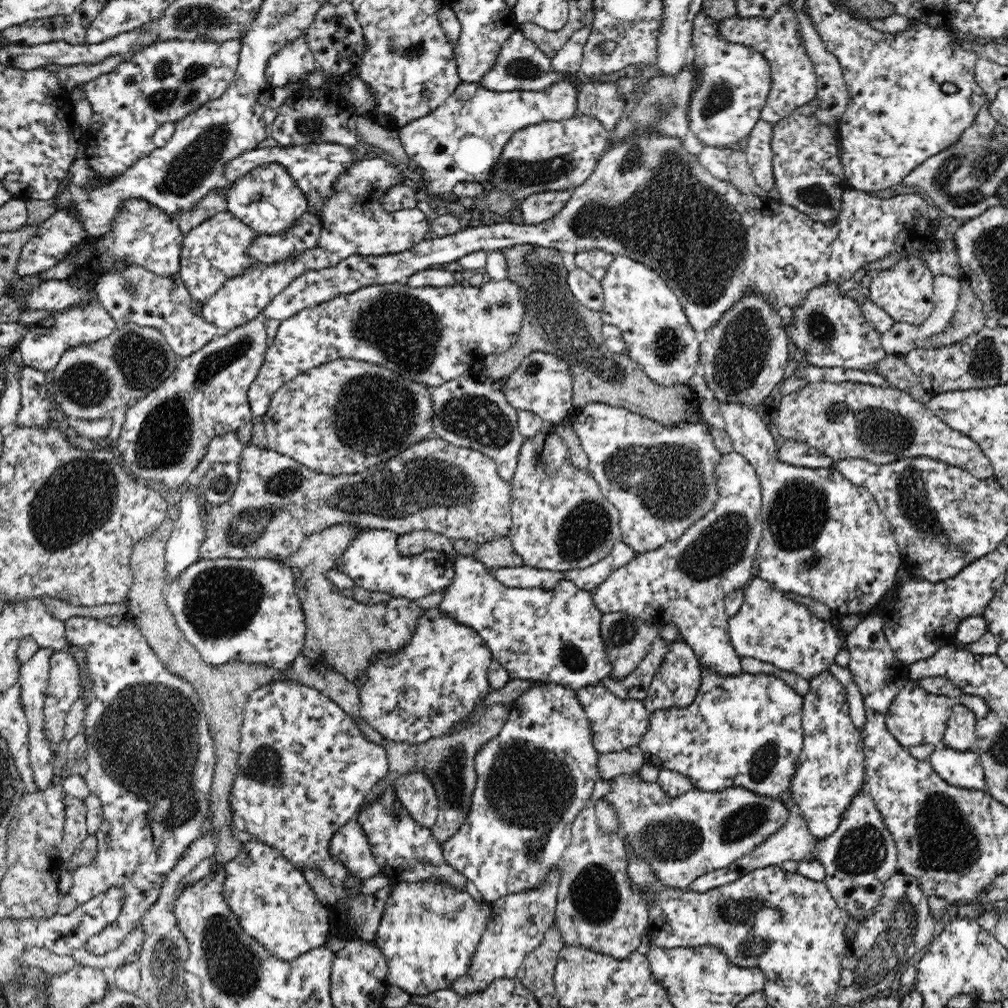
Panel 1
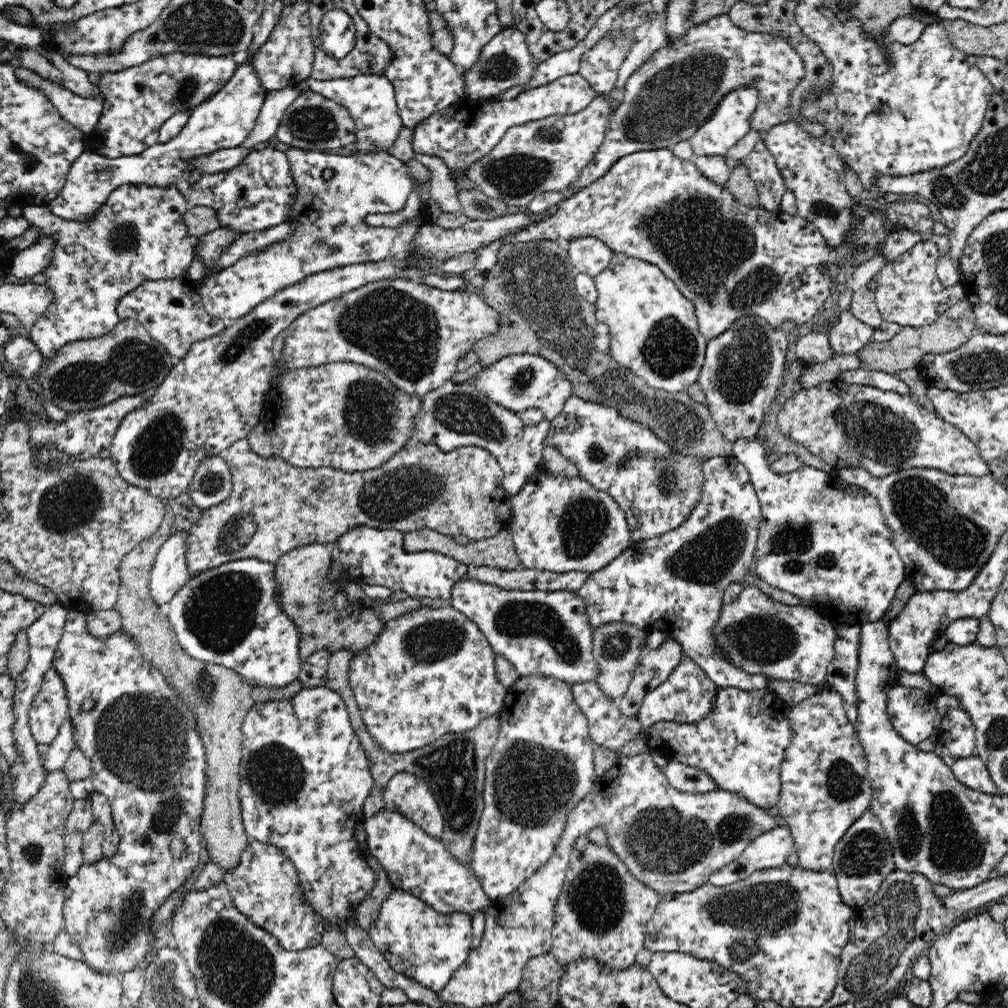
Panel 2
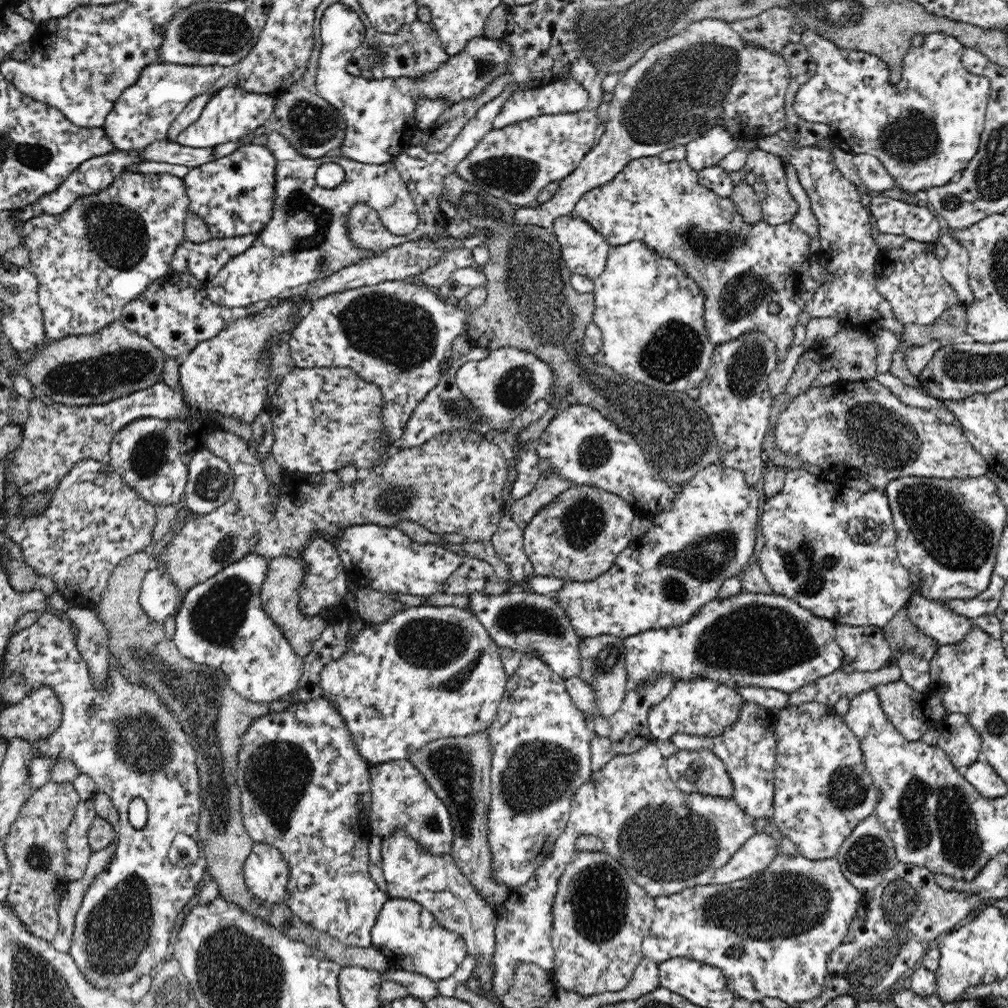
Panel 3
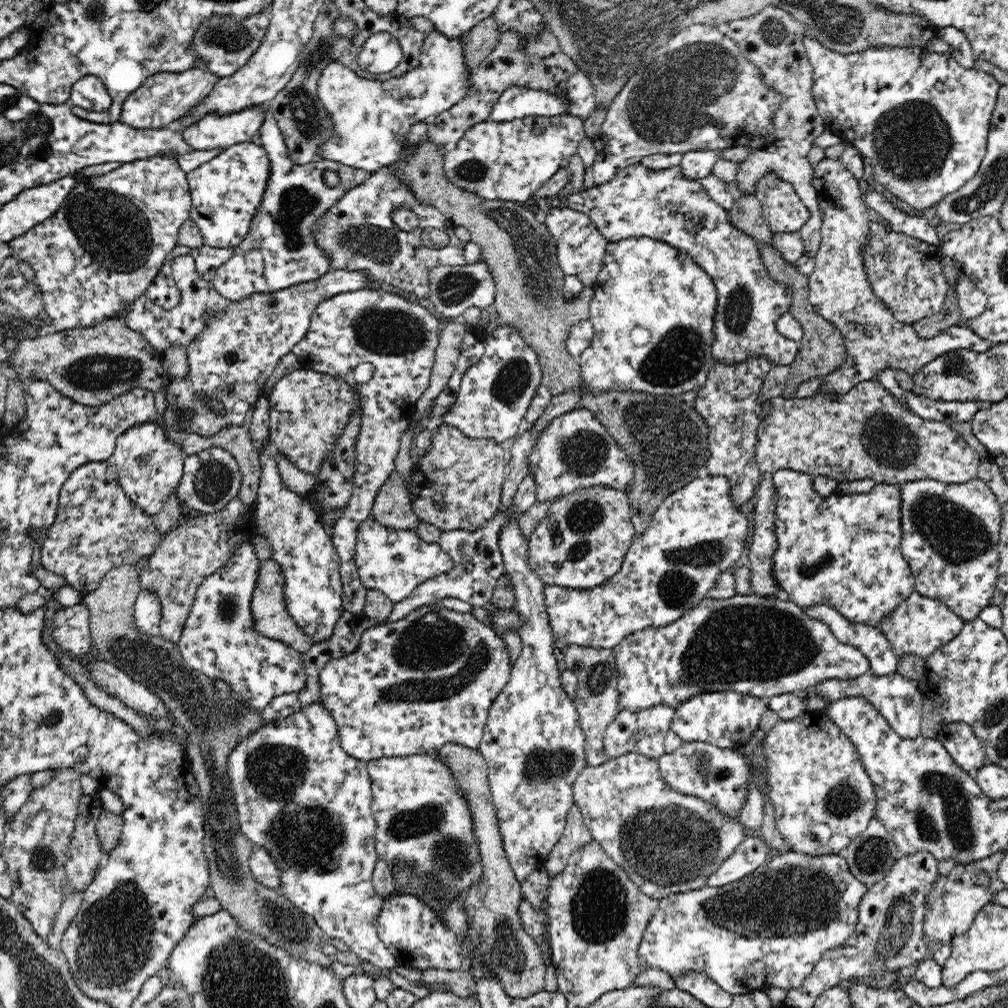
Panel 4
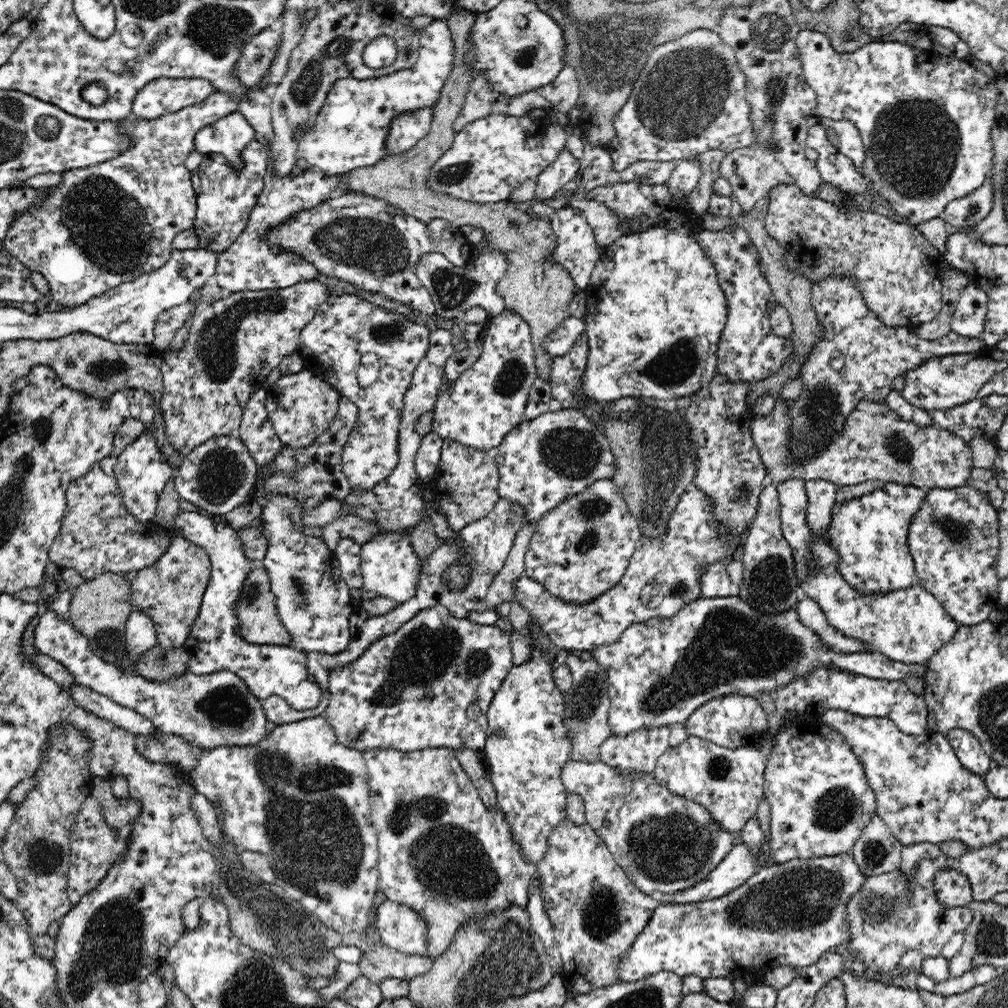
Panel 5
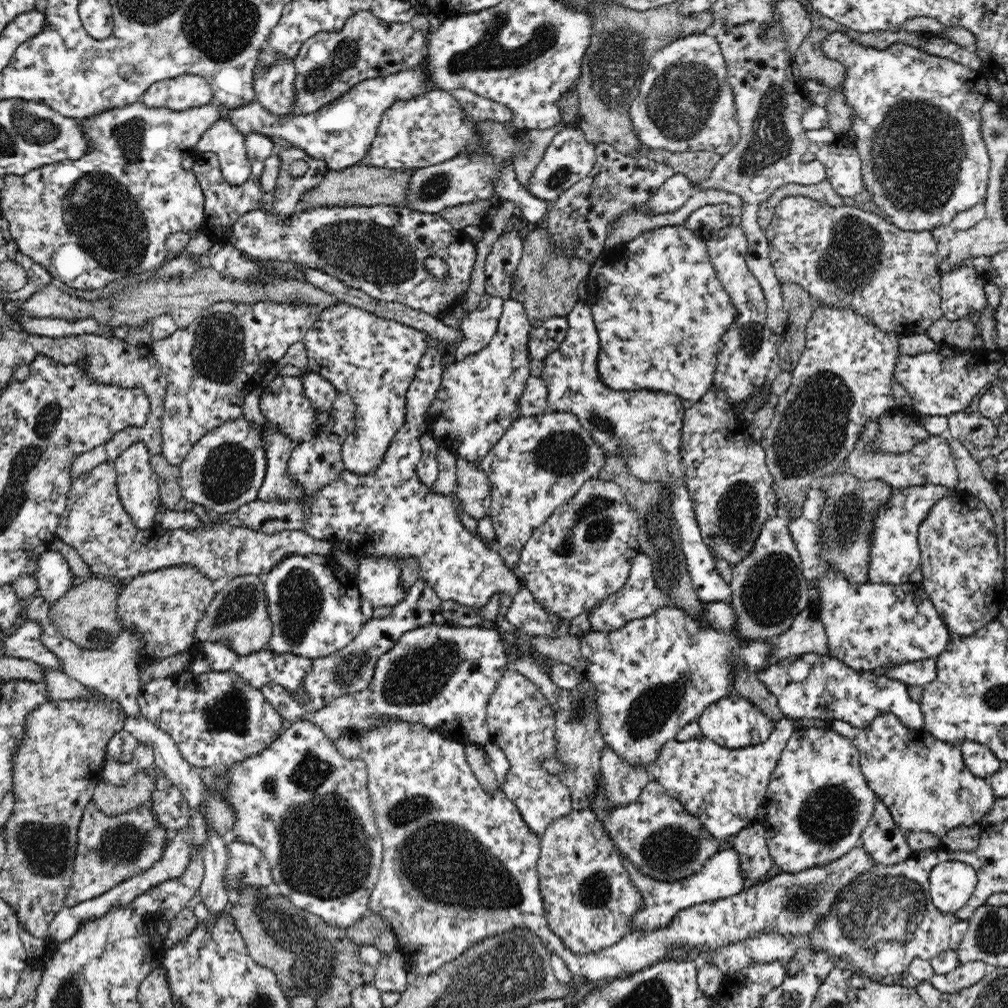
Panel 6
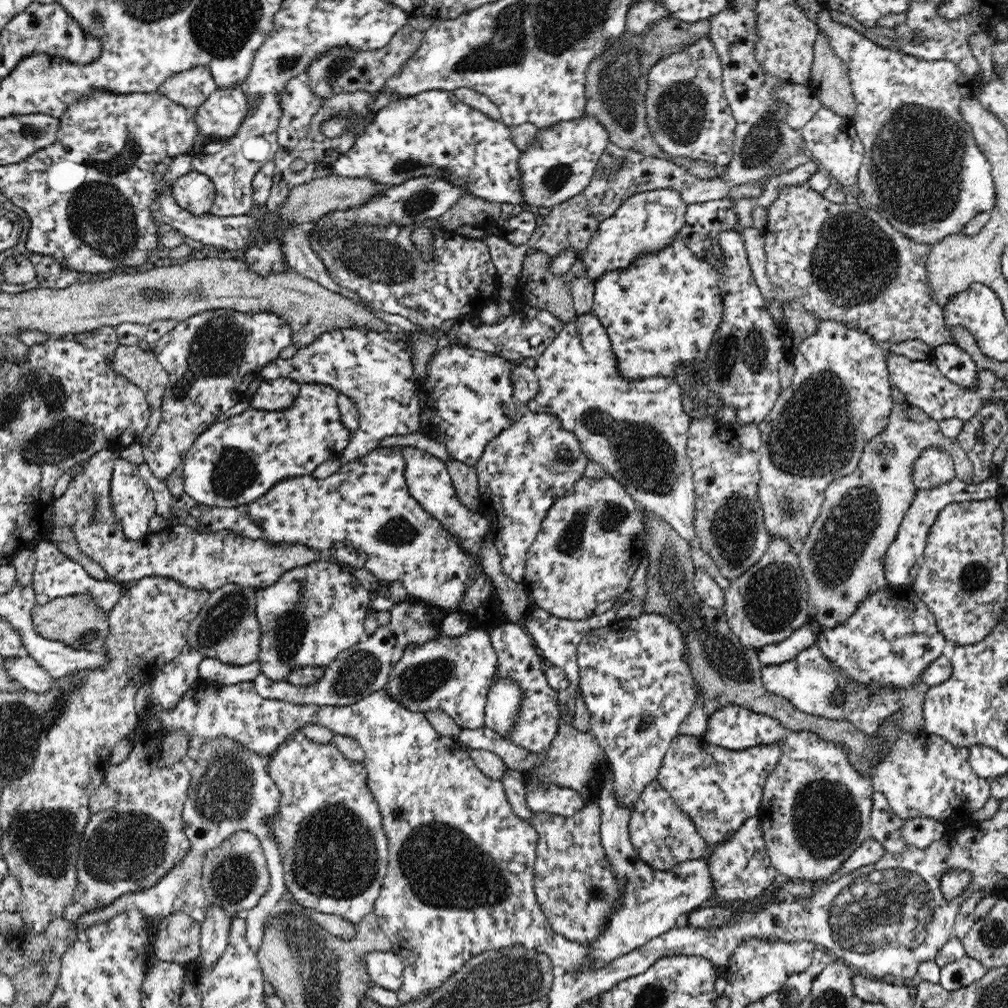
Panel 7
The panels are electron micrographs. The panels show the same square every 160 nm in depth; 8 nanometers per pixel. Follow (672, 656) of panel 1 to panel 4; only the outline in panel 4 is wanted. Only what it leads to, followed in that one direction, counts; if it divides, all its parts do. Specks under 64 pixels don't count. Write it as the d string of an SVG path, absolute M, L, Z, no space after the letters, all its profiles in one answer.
M723 691L718 693L703 693L702 695L692 696L688 700L676 704L674 708L674 717L670 724L670 732L674 732L683 740L684 743L692 741L704 741L712 743L714 746L722 749L732 749L736 743L746 741L754 730L759 728L762 712L767 709L766 699L757 698L748 695L740 695L732 691Z

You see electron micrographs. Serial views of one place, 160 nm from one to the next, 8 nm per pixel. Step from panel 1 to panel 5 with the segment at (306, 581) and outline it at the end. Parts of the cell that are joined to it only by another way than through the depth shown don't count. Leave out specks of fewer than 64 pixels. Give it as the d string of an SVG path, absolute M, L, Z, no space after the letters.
M265 567L250 571L243 586L242 596L240 596L235 609L237 610L237 617L241 628L240 632L244 640L256 645L292 644L292 636L290 636L284 624L282 624L278 614L275 594L271 591L271 582Z

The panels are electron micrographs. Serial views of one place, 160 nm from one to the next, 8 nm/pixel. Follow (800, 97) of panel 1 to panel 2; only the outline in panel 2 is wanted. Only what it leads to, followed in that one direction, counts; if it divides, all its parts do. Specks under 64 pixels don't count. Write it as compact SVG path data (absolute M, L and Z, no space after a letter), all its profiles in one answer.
M720 15L706 22L694 24L679 41L671 45L667 43L627 78L623 101L611 113L603 143L591 163L583 168L580 178L571 187L576 192L598 181L620 156L638 150L671 148L677 142L689 139L700 124L708 120L716 102L722 100L730 90L736 90L744 84L755 84L759 88L759 106L751 116L752 129L765 132L776 124L788 122L791 120L792 91L804 75L805 66L802 57L777 32L748 32L736 26L729 15Z

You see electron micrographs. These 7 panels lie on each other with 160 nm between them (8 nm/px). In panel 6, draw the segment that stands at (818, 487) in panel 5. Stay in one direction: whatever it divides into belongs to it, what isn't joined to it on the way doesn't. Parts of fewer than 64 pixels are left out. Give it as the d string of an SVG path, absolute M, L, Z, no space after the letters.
M810 486L806 492L806 500L802 504L802 512L796 520L789 523L789 529L801 556L802 575L808 584L818 591L818 617L821 619L828 637L829 654L844 661L852 669L862 672L878 672L881 667L938 657L947 647L952 632L920 583L858 585L855 582L850 582L841 570L835 568L835 564L830 564L823 559L821 548L825 540L823 540L821 516L823 515L824 501L823 488Z

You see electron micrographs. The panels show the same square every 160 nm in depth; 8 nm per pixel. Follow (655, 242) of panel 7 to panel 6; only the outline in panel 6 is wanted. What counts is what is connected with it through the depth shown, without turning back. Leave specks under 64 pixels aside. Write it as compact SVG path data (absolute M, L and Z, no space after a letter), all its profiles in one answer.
M675 172L649 202L642 204L648 213L668 213L681 208L696 191L683 172Z

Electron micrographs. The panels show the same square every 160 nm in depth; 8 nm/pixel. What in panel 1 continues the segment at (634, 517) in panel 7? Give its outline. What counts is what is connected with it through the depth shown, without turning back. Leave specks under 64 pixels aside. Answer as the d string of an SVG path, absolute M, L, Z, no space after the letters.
M546 423L544 428L538 431L536 436L532 438L525 438L518 450L518 461L516 470L510 480L511 483L511 515L512 526L509 532L509 539L511 540L514 550L523 558L524 565L540 568L549 571L567 571L574 569L583 569L588 566L595 565L599 560L602 560L610 554L610 551L615 547L618 540L622 541L622 533L619 527L619 512L618 509L604 498L601 487L596 479L590 474L588 469L576 468L570 461L570 452L568 447L564 444L563 438L557 430L555 425Z

